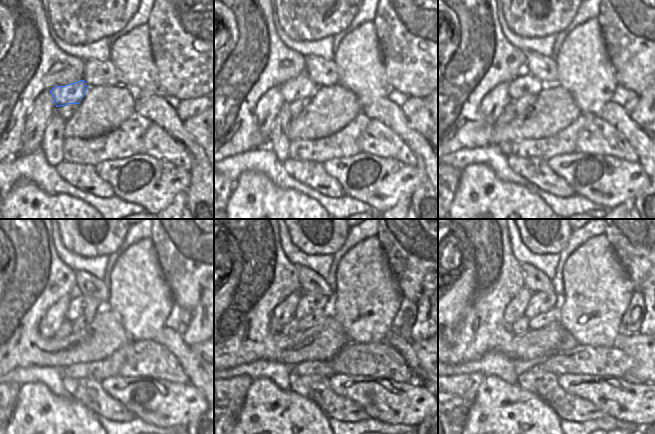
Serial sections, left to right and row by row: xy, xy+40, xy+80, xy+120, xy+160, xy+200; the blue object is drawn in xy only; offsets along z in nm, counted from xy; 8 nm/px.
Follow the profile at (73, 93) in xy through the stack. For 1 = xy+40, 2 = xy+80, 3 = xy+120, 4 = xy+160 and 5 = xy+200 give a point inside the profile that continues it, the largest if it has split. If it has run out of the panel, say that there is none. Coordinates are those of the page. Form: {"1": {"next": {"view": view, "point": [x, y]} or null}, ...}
{"1": {"next": {"view": "xy+40", "point": [300, 87]}}, "2": {"next": {"view": "xy+80", "point": [525, 83]}}, "3": {"next": {"view": "xy+120", "point": [80, 305]}}, "4": {"next": {"view": "xy+160", "point": [309, 303]}}, "5": {"next": {"view": "xy+200", "point": [540, 302]}}}

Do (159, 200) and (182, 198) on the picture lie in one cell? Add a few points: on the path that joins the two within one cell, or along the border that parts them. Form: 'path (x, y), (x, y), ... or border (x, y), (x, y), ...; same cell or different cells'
border (185, 191), (179, 192), (164, 208); different cells

